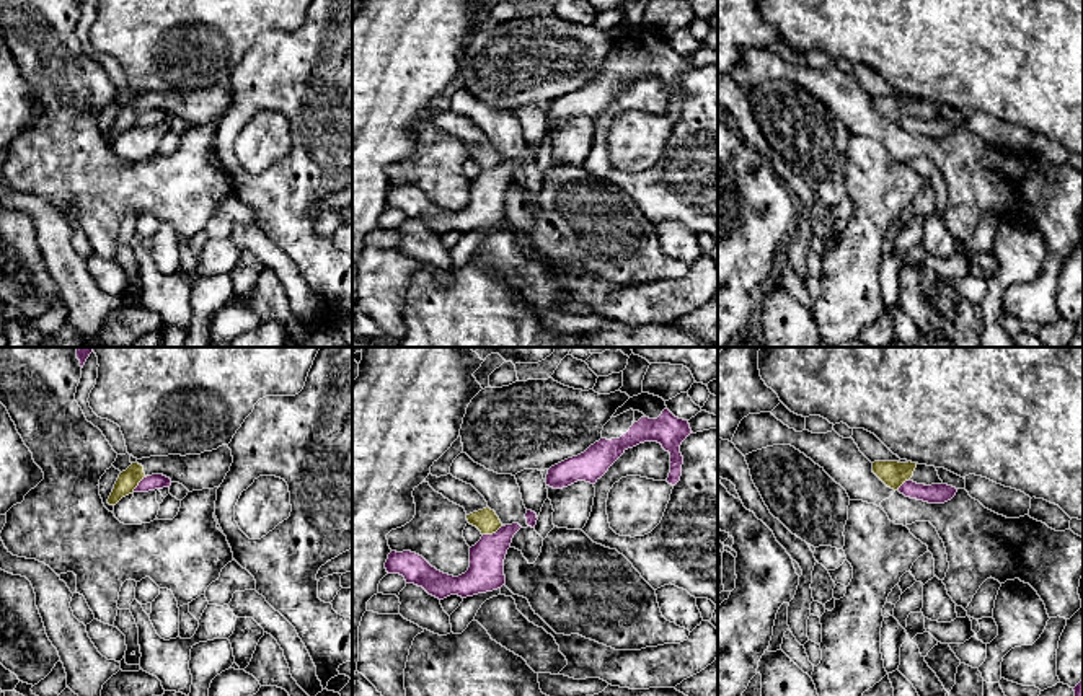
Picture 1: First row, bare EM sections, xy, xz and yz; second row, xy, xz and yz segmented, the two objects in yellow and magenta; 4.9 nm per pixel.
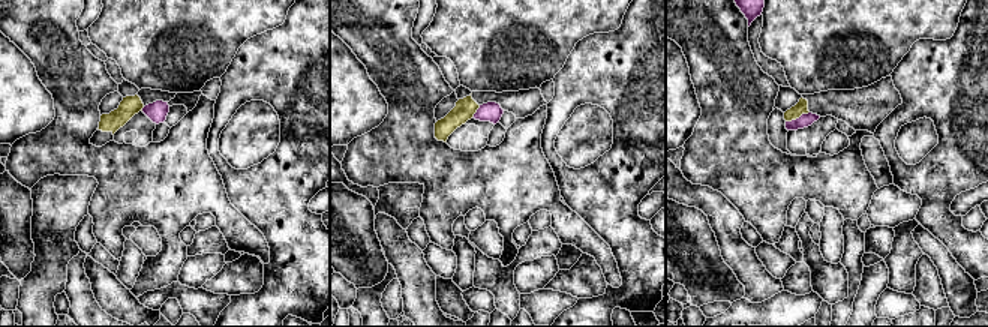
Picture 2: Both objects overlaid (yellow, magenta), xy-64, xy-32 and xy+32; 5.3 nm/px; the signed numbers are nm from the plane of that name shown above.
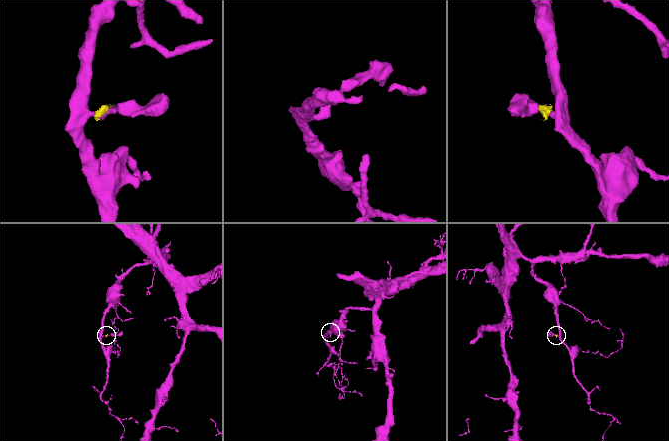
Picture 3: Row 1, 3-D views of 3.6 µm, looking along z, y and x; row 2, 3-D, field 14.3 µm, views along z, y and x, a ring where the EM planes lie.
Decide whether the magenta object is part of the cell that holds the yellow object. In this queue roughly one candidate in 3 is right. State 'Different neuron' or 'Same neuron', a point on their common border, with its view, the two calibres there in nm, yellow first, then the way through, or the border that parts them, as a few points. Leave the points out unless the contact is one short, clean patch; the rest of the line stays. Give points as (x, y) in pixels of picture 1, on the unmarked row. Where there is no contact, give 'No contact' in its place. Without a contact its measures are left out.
Different neuron. Touches yellow at xy (137, 119). Thickness 100 nm (yellow) against 80 nm. Boundary: xy (147, 111), (131, 127)

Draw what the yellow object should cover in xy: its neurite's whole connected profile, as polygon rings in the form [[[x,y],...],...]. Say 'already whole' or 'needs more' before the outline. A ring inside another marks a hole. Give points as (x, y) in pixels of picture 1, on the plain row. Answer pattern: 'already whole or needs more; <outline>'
needs more; [[[228,80],[201,90],[142,93],[119,109],[108,139],[116,140],[122,132],[132,129],[144,112],[152,109],[163,109],[171,117],[183,119],[189,127],[220,122],[232,98]]]

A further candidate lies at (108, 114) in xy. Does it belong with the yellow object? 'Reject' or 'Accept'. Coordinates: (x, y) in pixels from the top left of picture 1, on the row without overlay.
Reject

